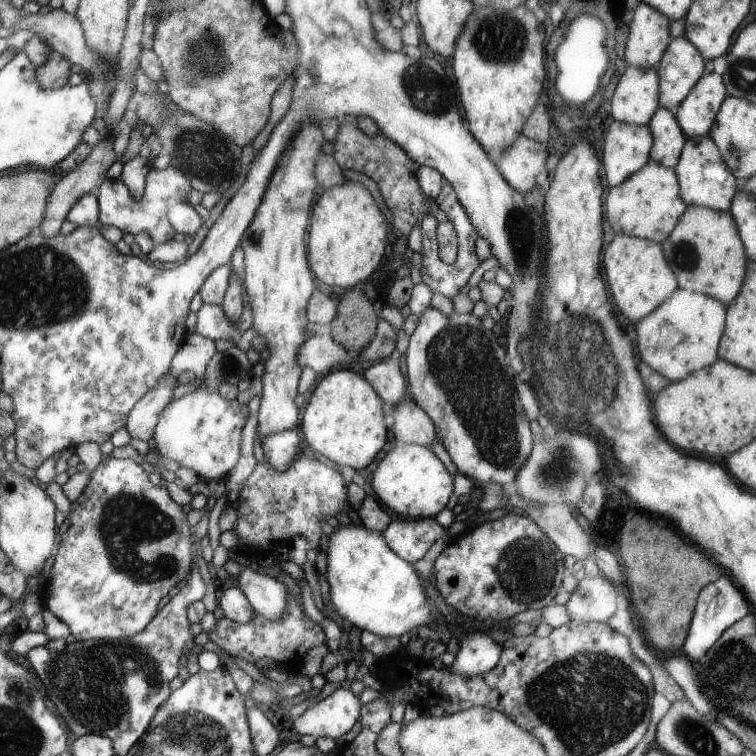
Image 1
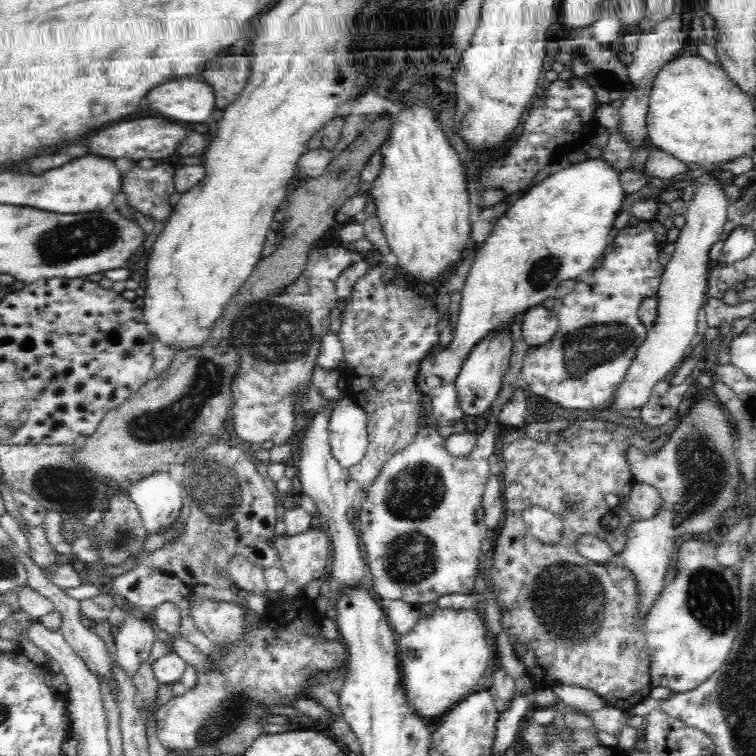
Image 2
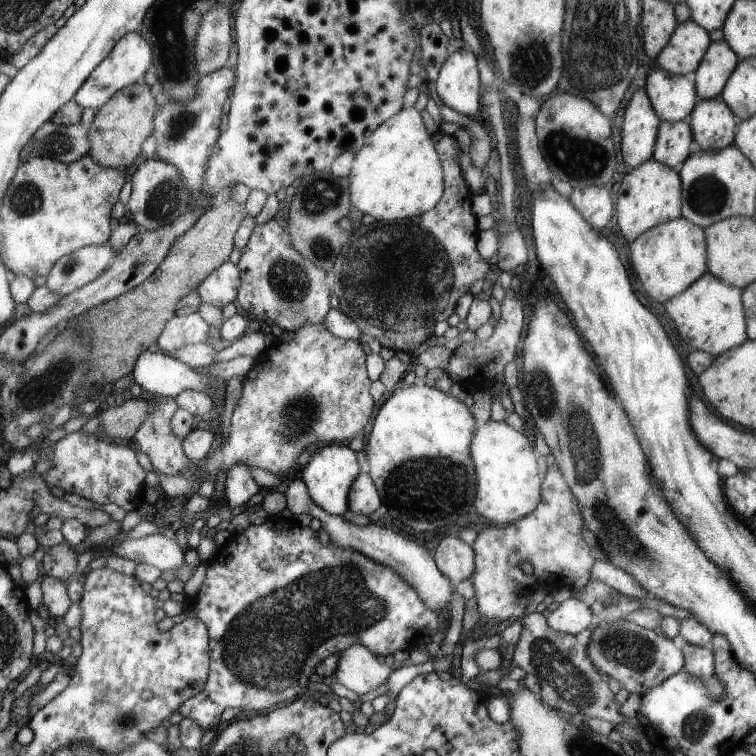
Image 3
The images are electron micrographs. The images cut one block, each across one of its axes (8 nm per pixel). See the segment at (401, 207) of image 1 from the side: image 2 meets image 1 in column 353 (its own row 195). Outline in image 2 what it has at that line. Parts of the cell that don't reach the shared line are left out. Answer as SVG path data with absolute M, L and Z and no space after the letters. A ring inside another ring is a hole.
M167 163L158 164L150 169L144 169L135 164L127 174L123 175L121 196L138 214L152 218L155 222L166 223L170 218L174 206L170 203L170 196L176 192L174 176L177 168Z

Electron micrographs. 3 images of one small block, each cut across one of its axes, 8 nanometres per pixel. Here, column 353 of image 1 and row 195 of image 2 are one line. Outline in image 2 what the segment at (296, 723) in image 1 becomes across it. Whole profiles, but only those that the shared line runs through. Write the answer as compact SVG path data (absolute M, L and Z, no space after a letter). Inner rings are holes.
M708 180L702 184L686 210L686 224L675 242L674 256L663 272L657 290L657 309L654 324L647 329L644 342L637 348L624 380L616 392L614 408L625 411L640 408L647 400L649 392L658 380L672 375L684 358L684 351L698 334L698 310L706 302L706 272L704 264L709 260L708 253L718 238L726 220L728 200L720 192L718 184Z

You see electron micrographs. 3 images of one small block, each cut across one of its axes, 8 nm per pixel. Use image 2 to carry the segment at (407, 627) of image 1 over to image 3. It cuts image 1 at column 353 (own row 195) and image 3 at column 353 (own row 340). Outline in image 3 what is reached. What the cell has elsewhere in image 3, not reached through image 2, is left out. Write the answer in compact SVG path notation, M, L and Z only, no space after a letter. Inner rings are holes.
M329 443L313 449L308 462L303 465L300 479L307 485L309 496L315 504L330 515L341 516L348 508L349 487L359 474L355 452L347 447L347 443Z

